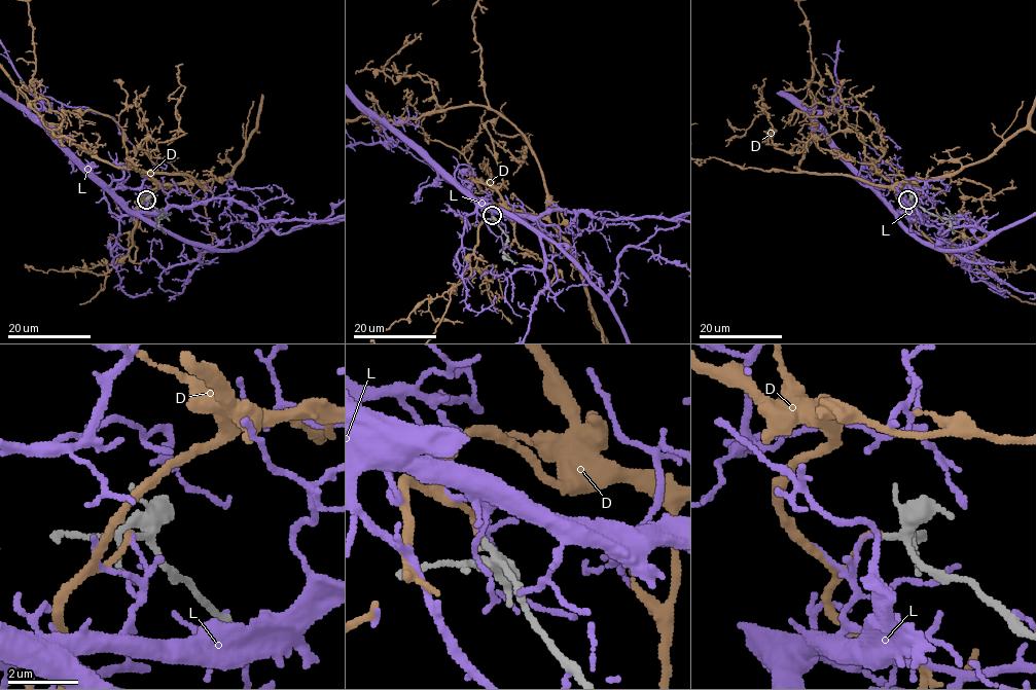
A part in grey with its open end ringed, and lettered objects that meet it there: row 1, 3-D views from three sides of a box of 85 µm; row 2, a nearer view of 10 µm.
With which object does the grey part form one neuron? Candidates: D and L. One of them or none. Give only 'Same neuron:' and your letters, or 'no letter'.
Same neuron: D

